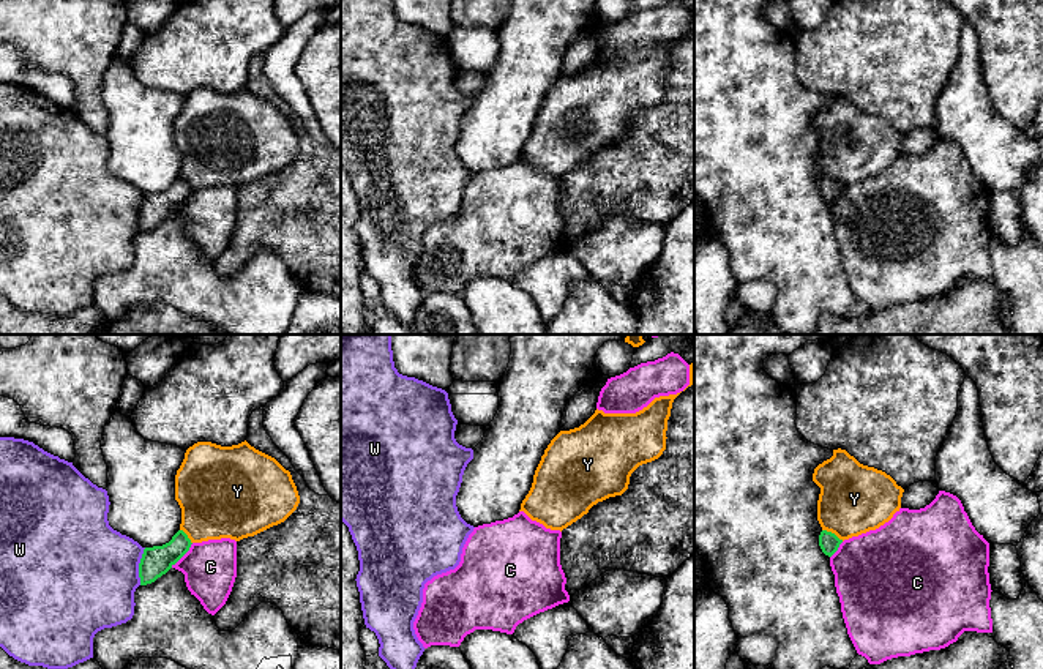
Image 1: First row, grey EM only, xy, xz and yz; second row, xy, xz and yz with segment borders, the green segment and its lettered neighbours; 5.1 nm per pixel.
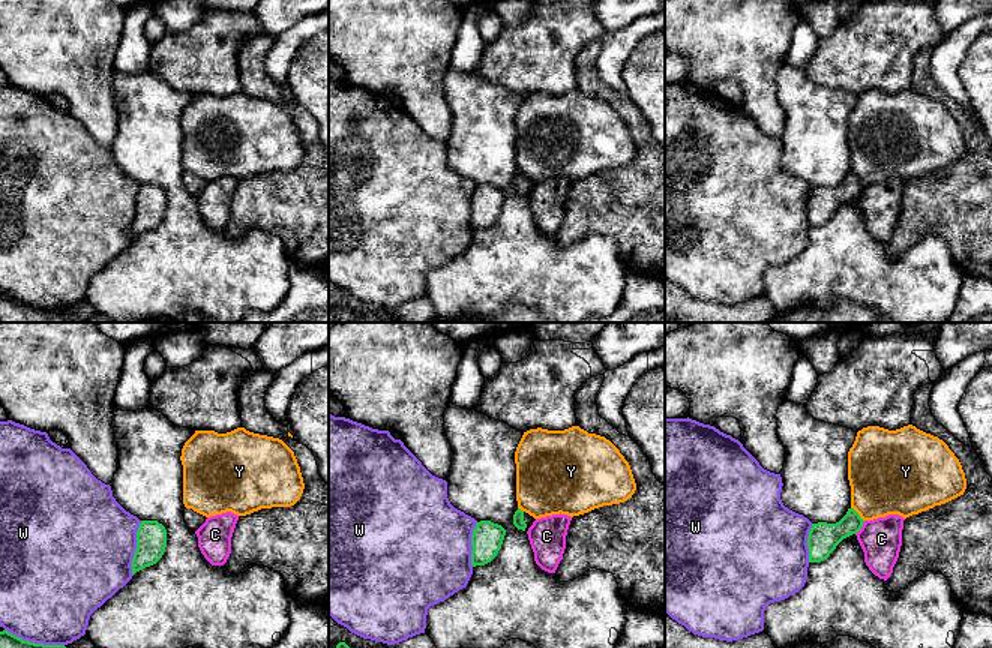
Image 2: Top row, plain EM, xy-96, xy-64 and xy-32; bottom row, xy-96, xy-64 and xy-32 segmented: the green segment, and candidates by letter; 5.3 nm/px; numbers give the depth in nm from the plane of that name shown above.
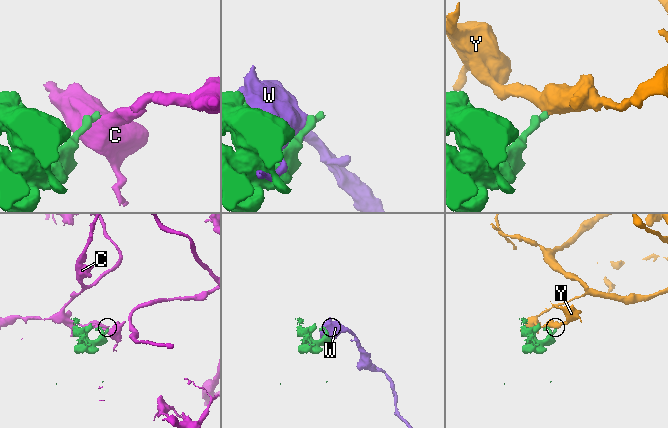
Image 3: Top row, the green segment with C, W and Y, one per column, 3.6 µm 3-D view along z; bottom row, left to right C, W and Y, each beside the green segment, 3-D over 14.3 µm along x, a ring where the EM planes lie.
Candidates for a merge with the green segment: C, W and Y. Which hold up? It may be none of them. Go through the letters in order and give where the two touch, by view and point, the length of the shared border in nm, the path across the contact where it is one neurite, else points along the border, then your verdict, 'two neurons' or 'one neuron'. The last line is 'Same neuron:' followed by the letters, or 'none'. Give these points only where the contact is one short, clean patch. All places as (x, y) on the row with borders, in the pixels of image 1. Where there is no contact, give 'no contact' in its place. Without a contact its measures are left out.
C: meets green in xy at (182, 556); contact 170 nm long; border along xy (193, 543), (171, 567); two neurons
W: meets green in xy at (139, 567); contact 190 nm long; two neurons
Y: meets green in yz at (833, 534); contact 130 nm long; border along yz (822, 529), (843, 540); two neurons
Same neuron: none

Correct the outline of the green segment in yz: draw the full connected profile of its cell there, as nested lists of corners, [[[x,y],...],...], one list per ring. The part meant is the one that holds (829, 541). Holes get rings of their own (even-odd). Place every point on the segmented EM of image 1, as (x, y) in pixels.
[[[822,530],[819,535],[819,546],[822,549],[822,552],[828,557],[832,557],[839,544],[843,543],[843,540],[839,540],[835,533]]]

